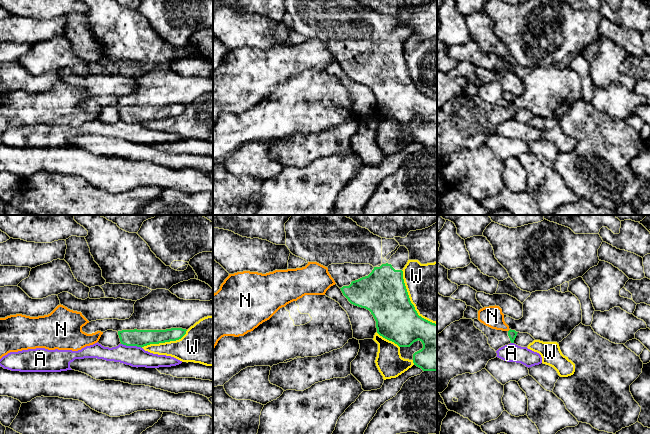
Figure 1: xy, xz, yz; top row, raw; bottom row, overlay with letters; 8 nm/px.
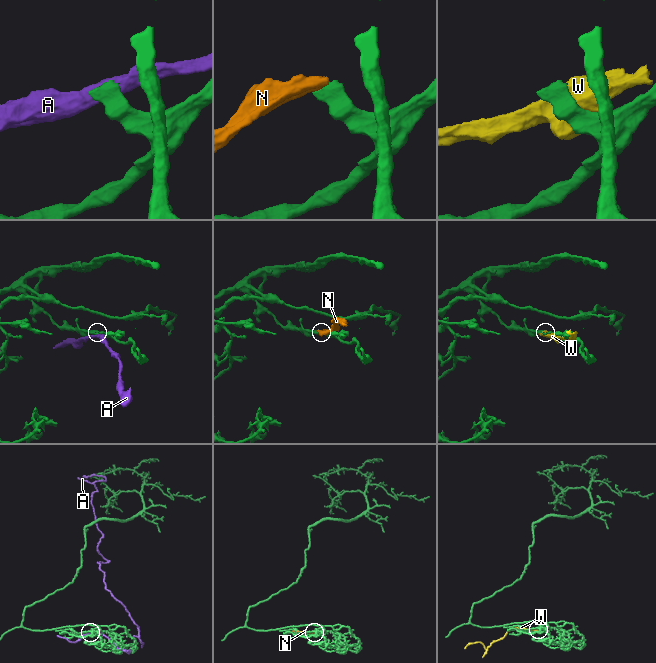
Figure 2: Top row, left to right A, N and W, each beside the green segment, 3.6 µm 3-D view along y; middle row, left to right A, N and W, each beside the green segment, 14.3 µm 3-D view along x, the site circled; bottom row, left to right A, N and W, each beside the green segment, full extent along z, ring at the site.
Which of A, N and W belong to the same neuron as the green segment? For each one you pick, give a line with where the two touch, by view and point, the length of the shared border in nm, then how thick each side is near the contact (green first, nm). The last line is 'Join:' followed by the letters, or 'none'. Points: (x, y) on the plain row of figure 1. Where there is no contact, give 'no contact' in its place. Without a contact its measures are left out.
Join: none

